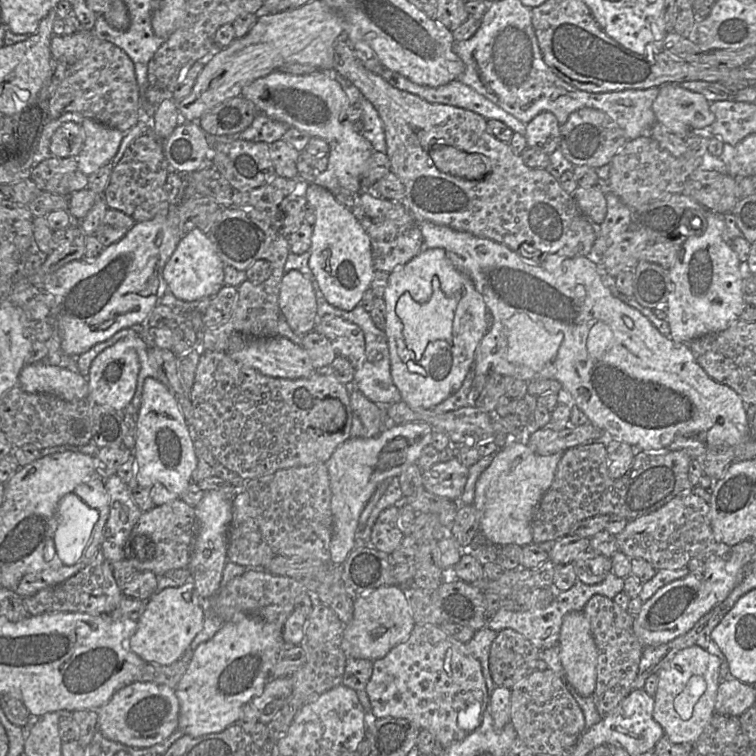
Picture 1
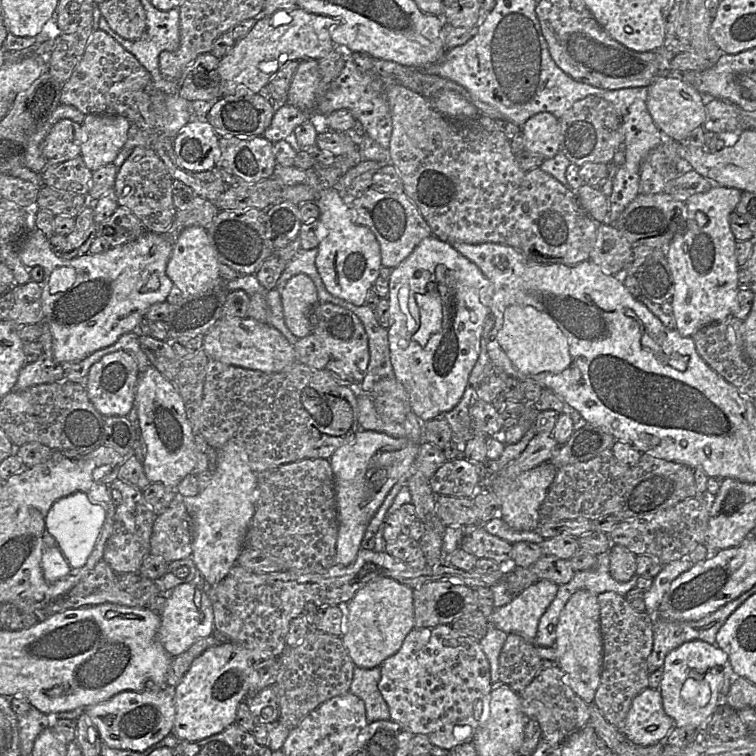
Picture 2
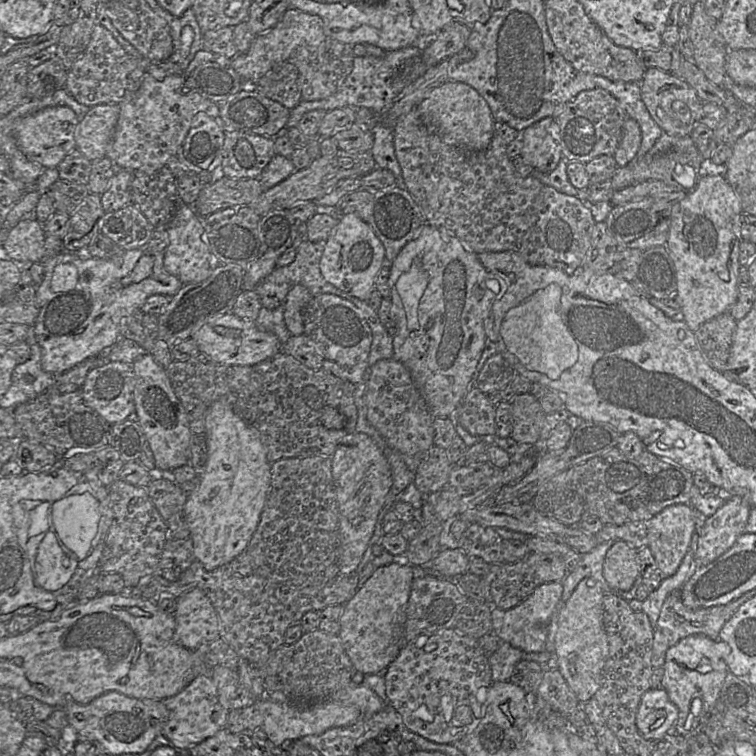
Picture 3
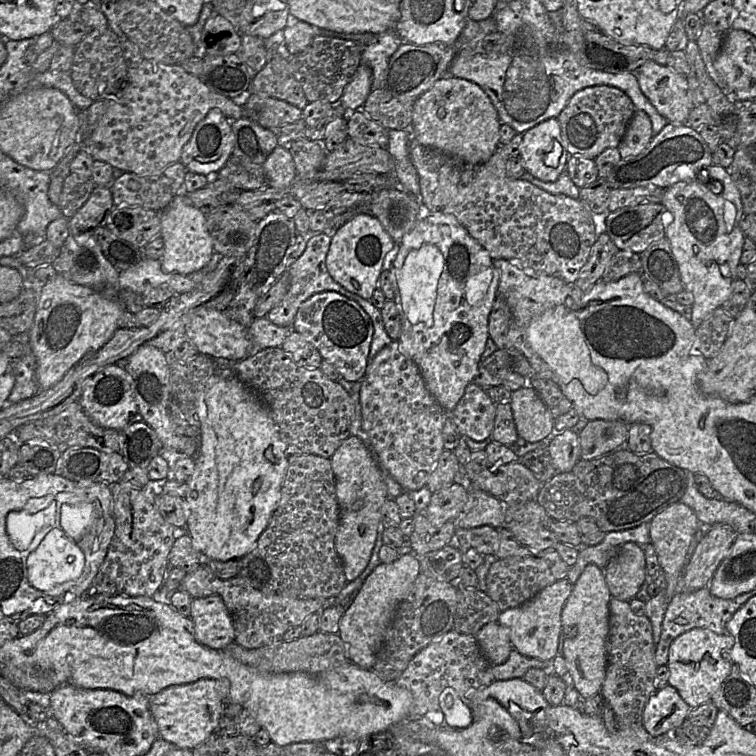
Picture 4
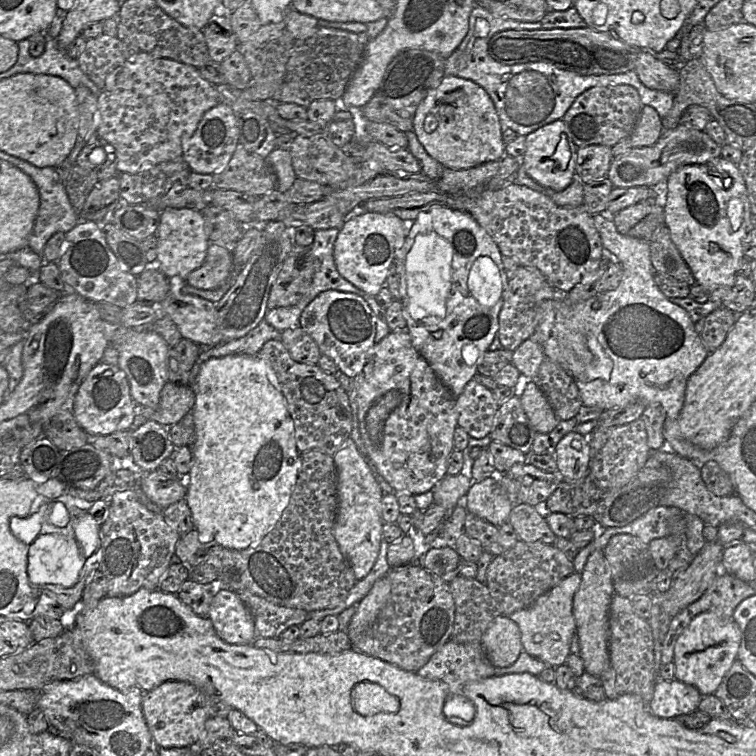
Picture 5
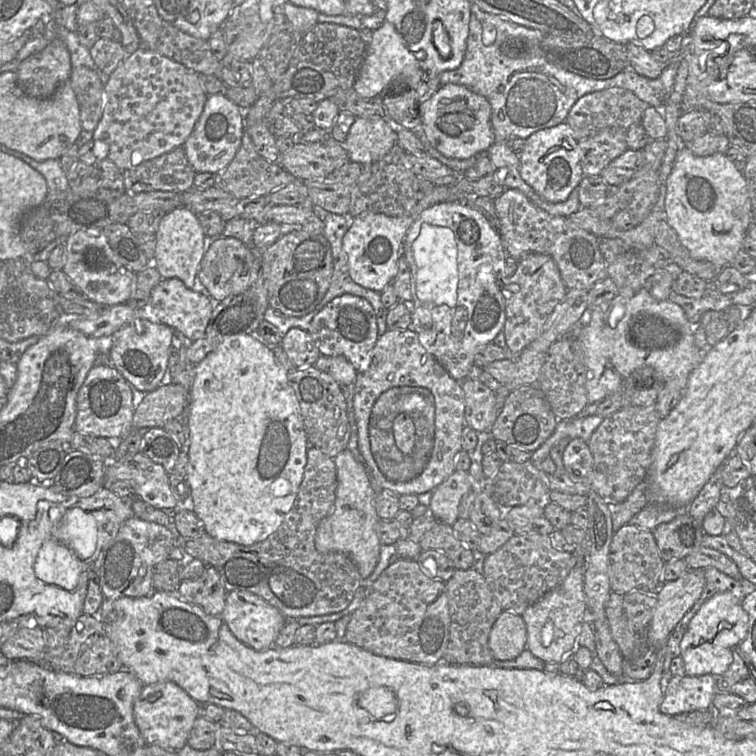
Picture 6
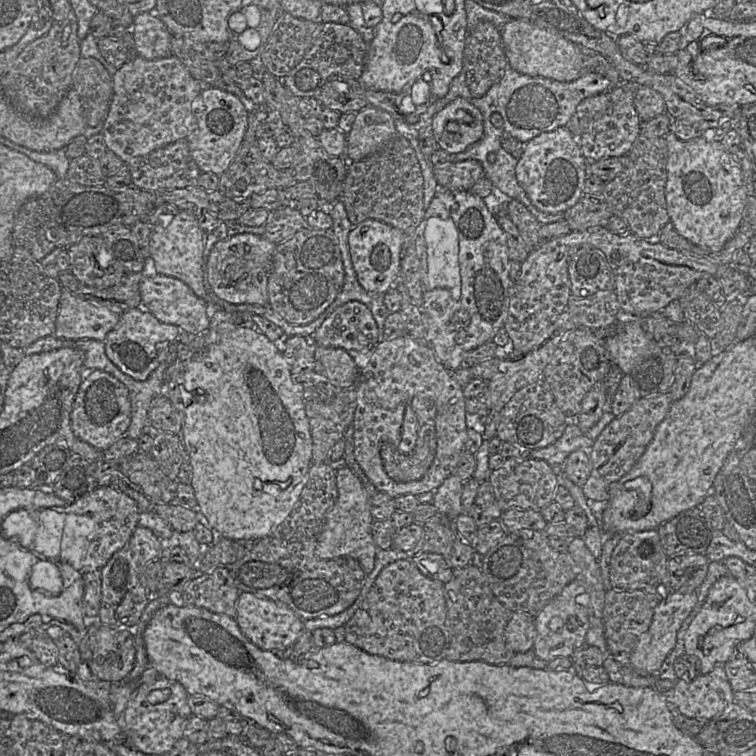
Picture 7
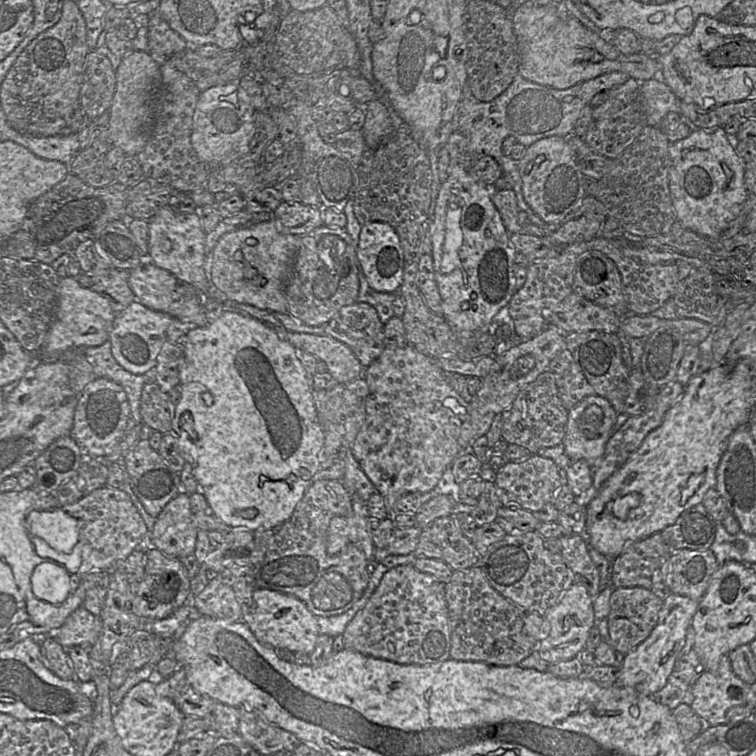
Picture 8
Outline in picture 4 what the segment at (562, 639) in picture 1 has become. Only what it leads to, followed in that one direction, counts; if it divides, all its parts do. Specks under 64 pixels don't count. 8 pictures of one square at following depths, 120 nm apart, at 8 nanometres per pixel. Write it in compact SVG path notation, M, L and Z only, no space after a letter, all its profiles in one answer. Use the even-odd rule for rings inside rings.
M588 564L573 585L562 610L563 657L574 687L584 699L600 693L605 680L611 597L604 570L595 564Z

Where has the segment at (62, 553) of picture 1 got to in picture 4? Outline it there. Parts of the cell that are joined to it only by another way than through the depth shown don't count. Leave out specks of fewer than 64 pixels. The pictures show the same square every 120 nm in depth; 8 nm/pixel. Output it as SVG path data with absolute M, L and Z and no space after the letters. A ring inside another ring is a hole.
M99 503L62 504L60 507L60 527L77 543L87 537L90 546L93 546L103 526L104 520Z

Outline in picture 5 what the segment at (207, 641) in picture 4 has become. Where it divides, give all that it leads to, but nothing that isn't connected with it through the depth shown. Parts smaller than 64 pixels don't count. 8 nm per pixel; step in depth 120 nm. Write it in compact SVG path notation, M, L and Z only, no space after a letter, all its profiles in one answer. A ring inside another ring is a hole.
M223 589L214 595L208 619L228 644L253 644L256 639L253 616L235 591Z

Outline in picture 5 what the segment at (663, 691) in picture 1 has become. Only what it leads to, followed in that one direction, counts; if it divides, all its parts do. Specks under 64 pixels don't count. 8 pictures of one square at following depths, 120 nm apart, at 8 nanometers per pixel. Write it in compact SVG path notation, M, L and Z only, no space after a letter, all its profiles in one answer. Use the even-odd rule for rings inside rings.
M706 611L696 615L679 635L674 647L675 679L695 686L702 696L714 694L724 675L737 659L741 642L739 625Z

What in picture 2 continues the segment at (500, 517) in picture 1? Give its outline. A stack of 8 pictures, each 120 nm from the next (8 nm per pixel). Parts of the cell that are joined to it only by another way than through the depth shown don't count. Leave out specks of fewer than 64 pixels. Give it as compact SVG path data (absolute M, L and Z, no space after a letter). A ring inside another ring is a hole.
M544 462L520 474L513 482L502 485L495 494L501 502L501 519L518 531L535 531L539 524L539 508L555 479L557 468L550 462Z

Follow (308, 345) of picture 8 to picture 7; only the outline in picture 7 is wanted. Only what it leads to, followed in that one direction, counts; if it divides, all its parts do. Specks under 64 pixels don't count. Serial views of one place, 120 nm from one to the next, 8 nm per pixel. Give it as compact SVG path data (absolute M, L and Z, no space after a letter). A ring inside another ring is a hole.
M316 345L315 359L323 363L324 375L338 388L354 387L360 369L346 350Z

